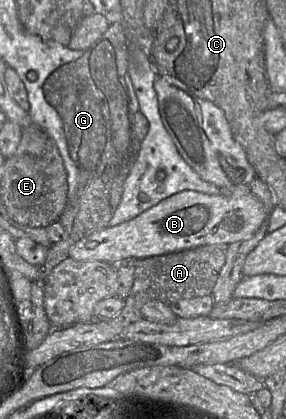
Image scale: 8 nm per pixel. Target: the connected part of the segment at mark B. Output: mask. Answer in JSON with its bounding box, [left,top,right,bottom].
[68,190,268,264]

